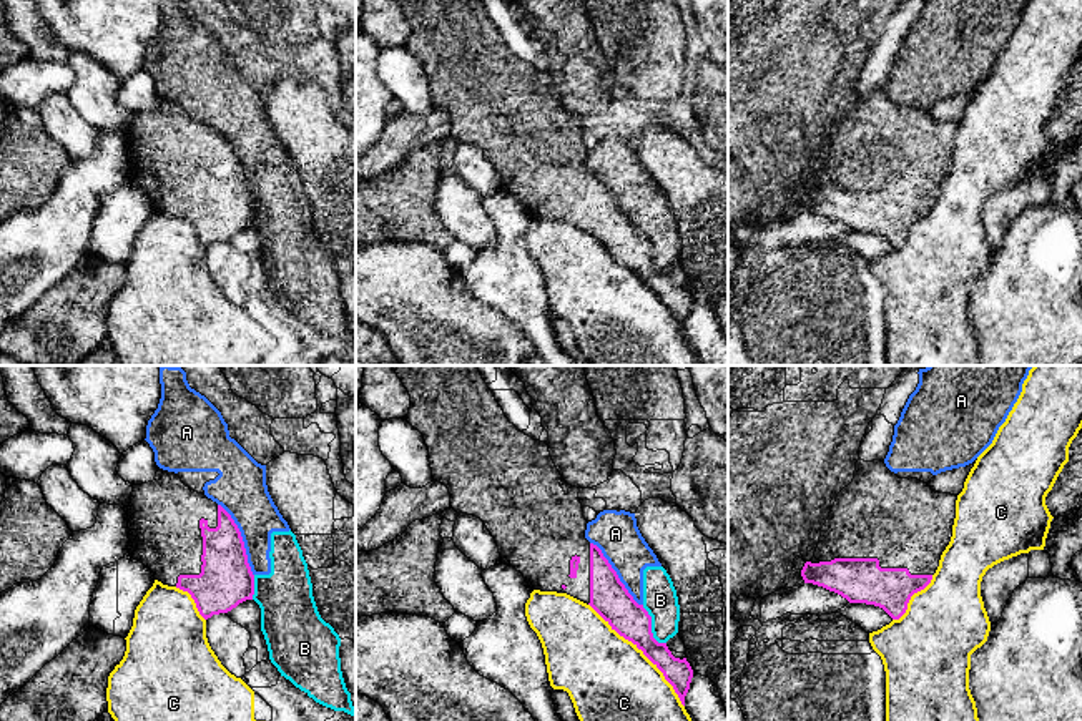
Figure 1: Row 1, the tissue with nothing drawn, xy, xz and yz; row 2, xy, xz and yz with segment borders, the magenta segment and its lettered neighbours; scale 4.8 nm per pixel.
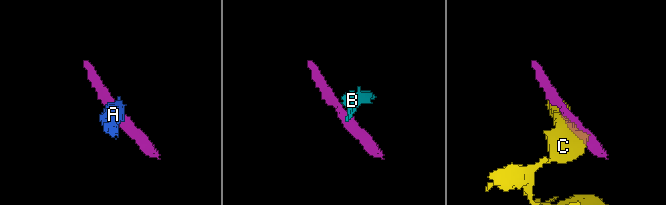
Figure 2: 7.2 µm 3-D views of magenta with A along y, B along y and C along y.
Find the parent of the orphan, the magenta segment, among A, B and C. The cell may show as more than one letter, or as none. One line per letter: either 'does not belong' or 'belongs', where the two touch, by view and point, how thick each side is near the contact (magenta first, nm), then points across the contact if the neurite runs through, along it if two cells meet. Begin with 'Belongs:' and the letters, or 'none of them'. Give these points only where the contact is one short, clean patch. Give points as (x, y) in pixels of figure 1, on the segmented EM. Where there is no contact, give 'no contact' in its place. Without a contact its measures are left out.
Belongs: none of them
A: does not belong | xy (241, 540) | 260/240 nm
B: does not belong | xz (650, 627) | 190/170 nm
C: does not belong | xz (644, 653) | 180/400 nm

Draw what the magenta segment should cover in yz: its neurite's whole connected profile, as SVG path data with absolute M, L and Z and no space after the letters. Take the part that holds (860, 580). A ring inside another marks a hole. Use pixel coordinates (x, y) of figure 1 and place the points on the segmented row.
M859 459L853 482L838 493L821 528L814 557L801 570L804 583L834 591L849 603L879 606L899 620L911 596L931 583L939 566L952 537L956 500L917 478L899 478L881 460Z

